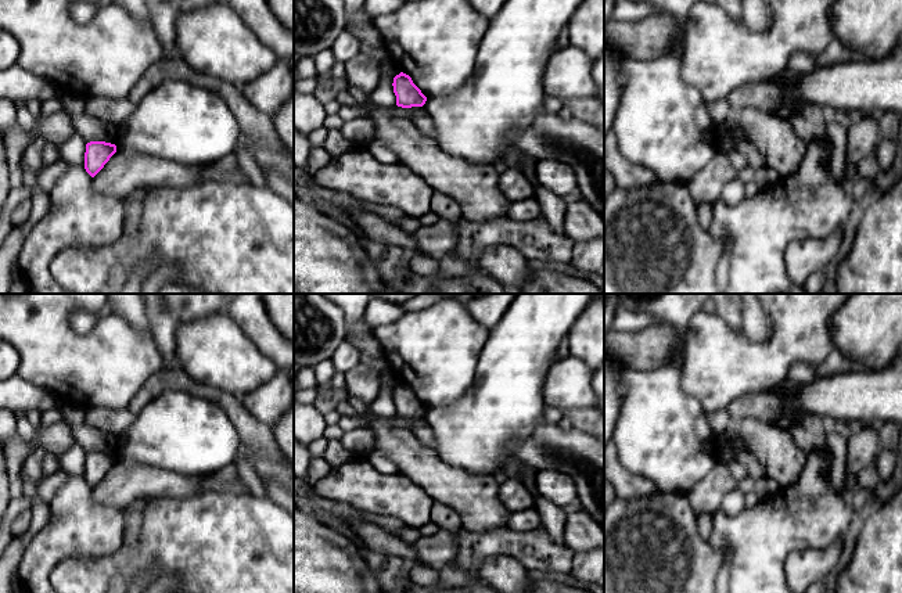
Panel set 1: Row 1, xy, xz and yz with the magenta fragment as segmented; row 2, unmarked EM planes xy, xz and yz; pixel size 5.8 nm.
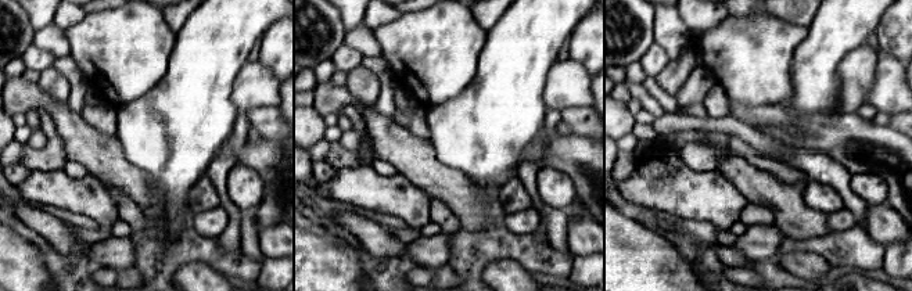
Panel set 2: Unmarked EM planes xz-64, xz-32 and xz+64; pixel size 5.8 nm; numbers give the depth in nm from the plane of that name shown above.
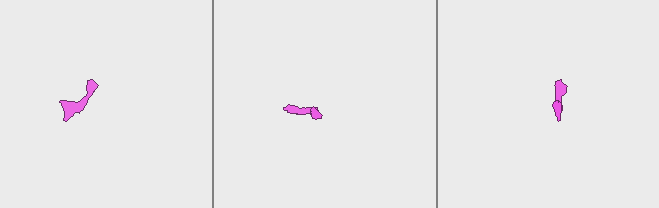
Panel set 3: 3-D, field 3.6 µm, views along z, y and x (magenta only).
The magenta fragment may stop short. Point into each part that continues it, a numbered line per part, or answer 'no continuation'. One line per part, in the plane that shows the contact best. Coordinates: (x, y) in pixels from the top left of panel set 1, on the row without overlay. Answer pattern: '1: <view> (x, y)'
no continuation

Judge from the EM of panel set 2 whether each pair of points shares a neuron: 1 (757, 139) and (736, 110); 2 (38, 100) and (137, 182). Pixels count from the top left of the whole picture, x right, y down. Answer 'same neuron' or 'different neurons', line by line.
1: different neurons
2: same neuron

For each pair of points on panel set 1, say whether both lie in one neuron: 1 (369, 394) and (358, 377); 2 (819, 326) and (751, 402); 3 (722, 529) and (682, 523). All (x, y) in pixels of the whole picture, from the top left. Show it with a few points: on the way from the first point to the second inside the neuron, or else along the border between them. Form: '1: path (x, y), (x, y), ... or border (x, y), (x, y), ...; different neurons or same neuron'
1: path (367, 390), (362, 381); same neuron
2: border (773, 391), (746, 392), (729, 405); different neurons
3: border (708, 541), (721, 553); different neurons

